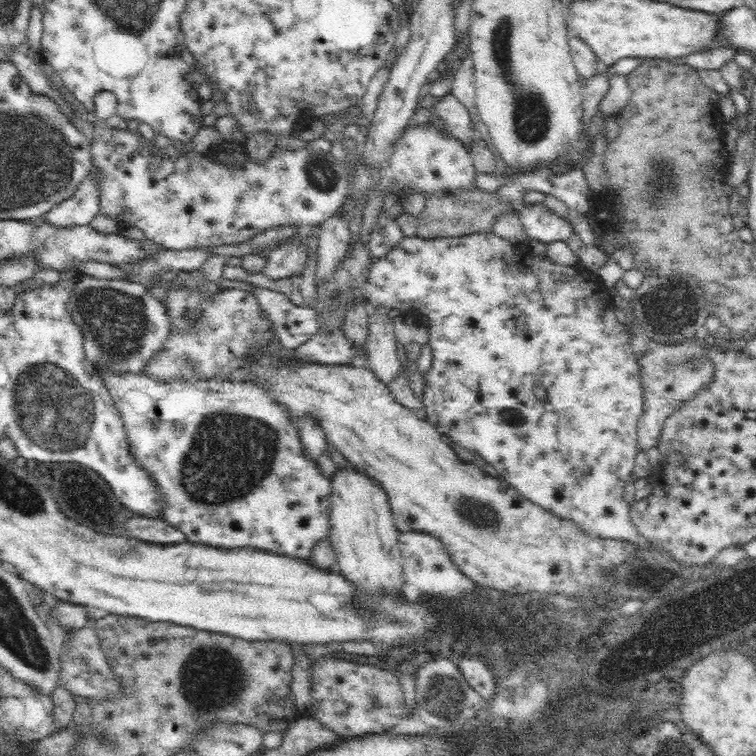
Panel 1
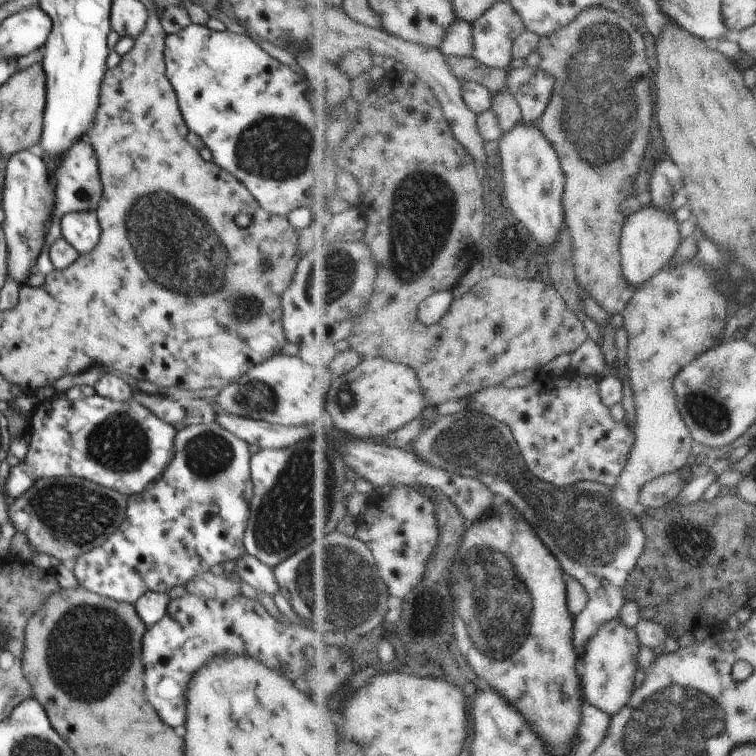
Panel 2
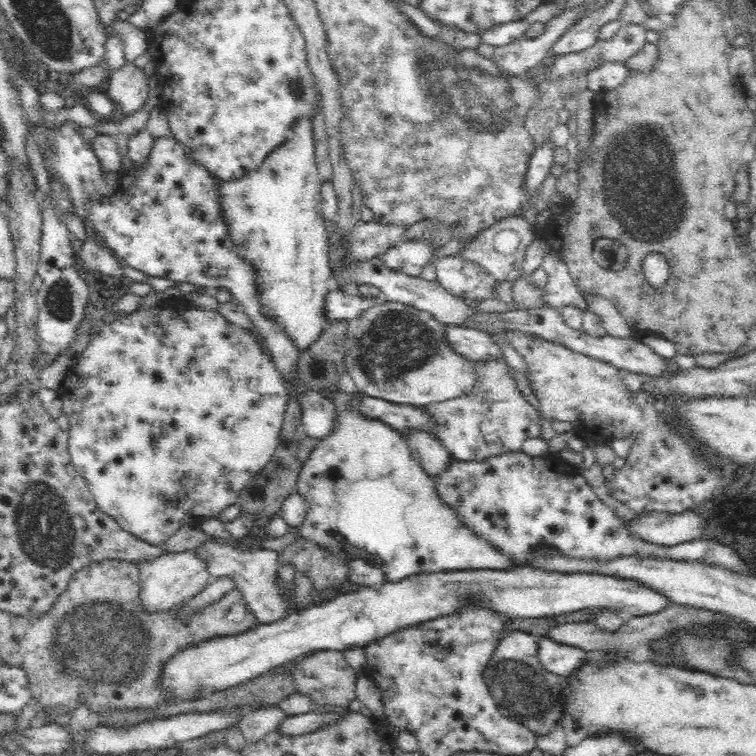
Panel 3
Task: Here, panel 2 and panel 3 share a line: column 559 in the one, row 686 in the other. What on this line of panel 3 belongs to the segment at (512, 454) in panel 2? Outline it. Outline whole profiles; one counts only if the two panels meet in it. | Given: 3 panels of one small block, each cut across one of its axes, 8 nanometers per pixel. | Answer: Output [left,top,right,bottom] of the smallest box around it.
[483,630,564,734]

